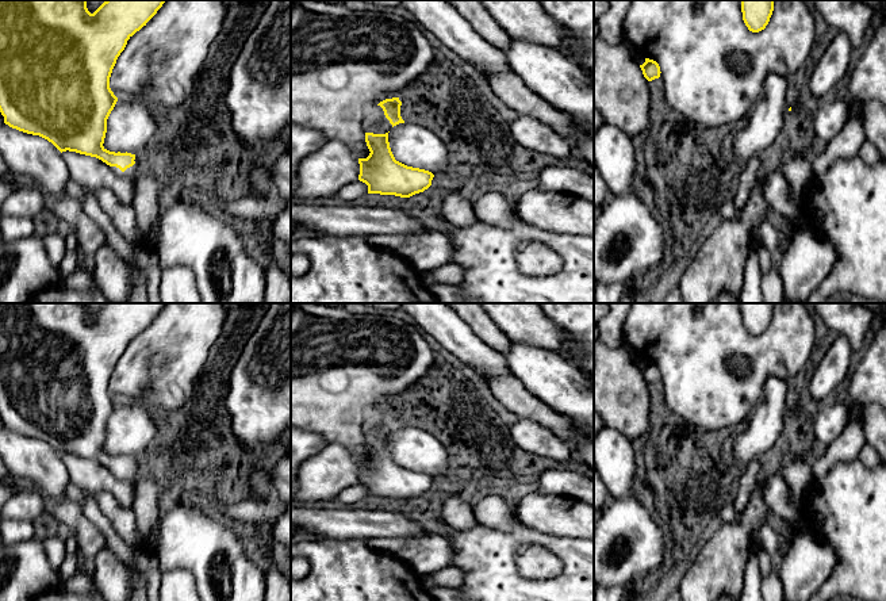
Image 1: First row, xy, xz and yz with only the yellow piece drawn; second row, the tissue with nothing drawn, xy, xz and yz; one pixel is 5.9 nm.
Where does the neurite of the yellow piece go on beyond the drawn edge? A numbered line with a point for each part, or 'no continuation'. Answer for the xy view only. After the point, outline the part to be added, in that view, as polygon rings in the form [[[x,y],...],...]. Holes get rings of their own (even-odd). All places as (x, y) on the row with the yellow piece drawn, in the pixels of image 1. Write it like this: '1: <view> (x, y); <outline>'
1: xy (130, 173); [[[137,158],[134,160],[135,164],[130,168],[127,168],[124,172],[122,172],[119,168],[116,166],[111,166],[111,169],[119,176],[119,177],[124,177],[131,180],[133,183],[135,183],[138,173],[137,173],[137,168],[138,168],[138,161]]]

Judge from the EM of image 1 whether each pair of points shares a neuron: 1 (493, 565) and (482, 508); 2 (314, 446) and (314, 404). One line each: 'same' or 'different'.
1: different
2: different

